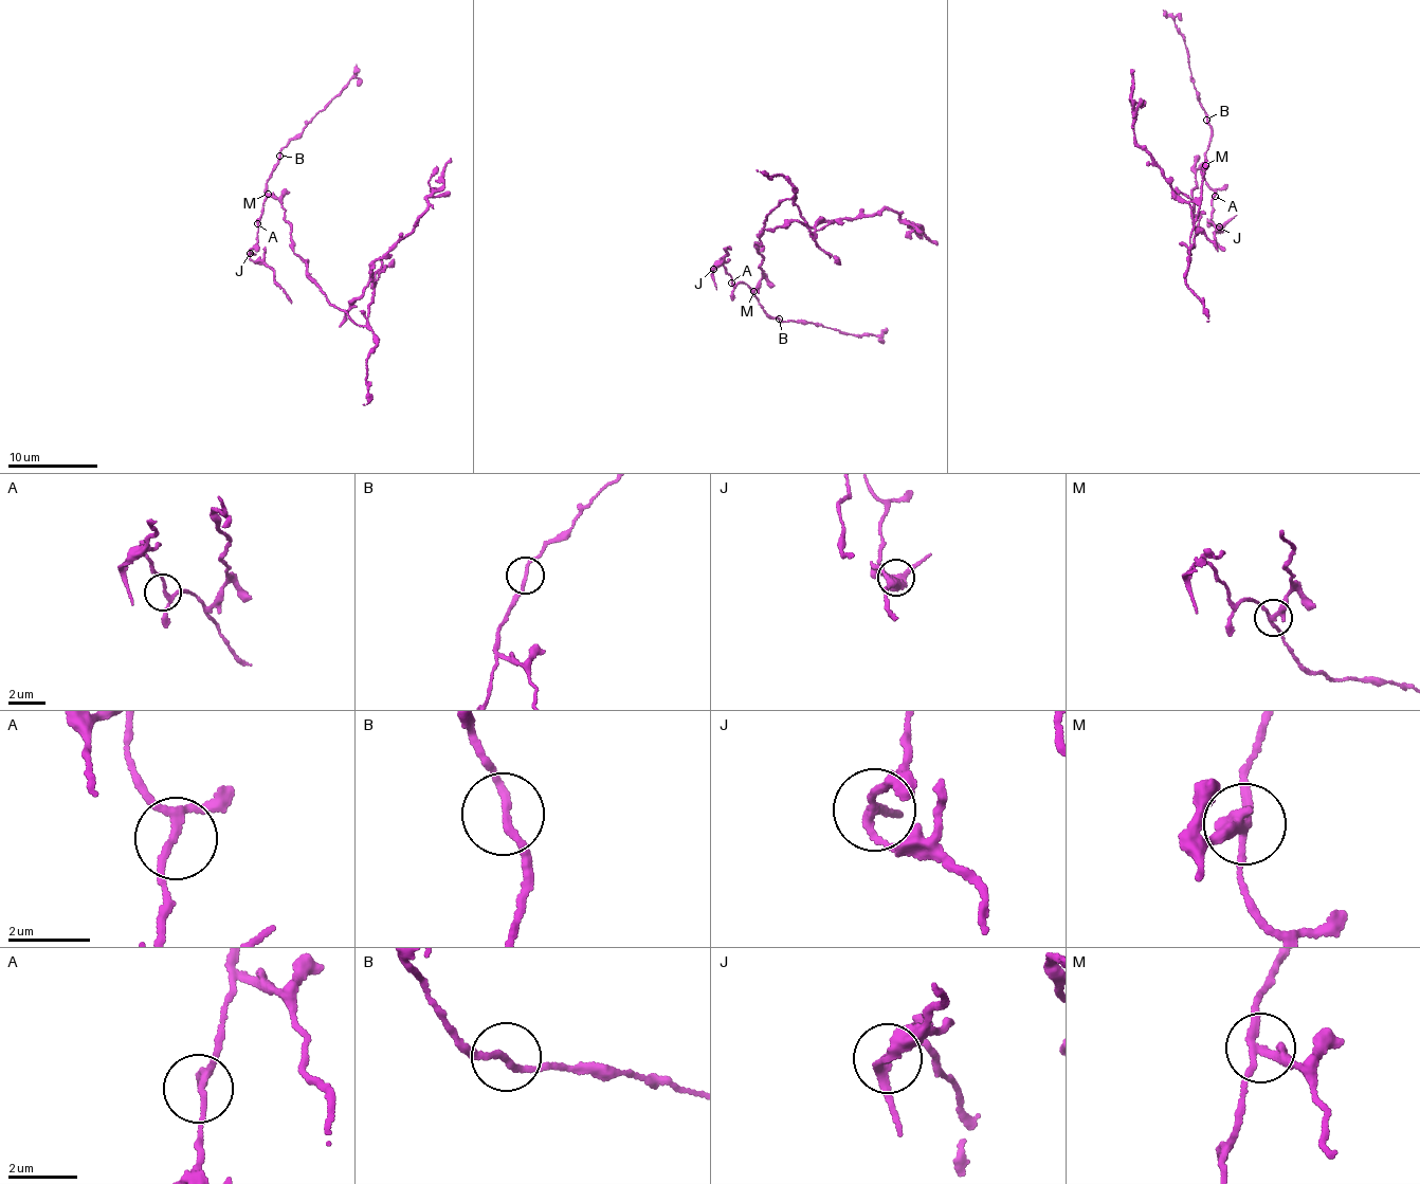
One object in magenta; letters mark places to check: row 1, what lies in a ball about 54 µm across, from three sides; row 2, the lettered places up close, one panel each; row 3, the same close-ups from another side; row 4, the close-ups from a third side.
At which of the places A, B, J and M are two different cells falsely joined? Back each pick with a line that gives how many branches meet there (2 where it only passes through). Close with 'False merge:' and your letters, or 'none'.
J: 3
M: 3
False merge: J, M

